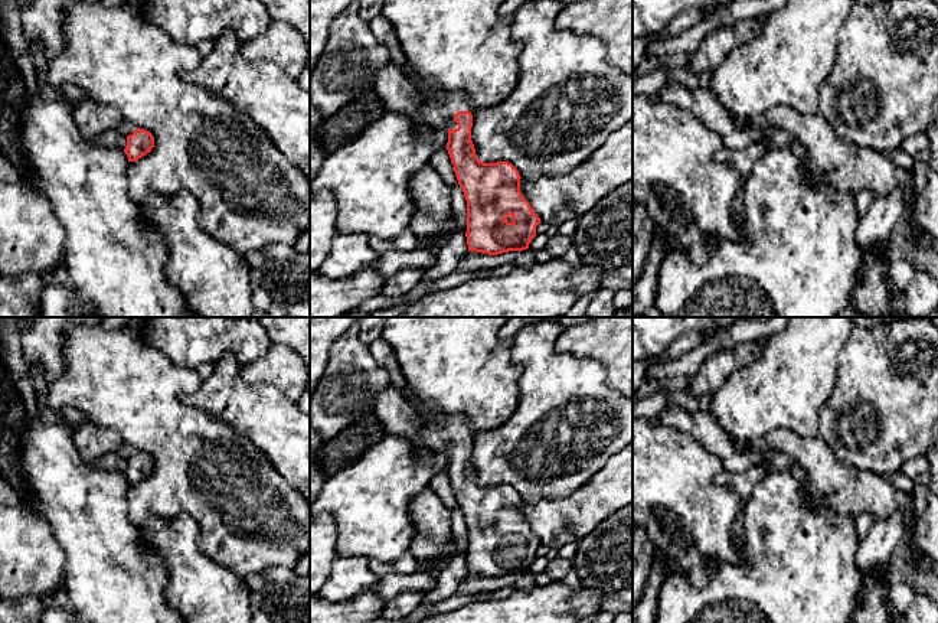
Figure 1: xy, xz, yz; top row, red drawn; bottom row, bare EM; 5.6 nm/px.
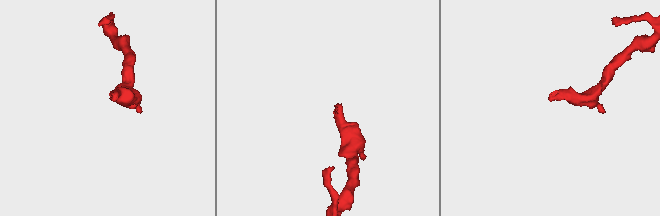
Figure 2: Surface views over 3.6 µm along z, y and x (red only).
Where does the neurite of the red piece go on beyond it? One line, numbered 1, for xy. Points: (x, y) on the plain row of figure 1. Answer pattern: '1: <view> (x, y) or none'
1: none

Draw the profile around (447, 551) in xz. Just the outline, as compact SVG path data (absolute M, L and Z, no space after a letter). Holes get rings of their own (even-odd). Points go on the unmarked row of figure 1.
M450 539L438 552L438 555L428 564L428 571L432 577L435 577L439 570L445 565L445 562L454 555L457 551L454 539Z

